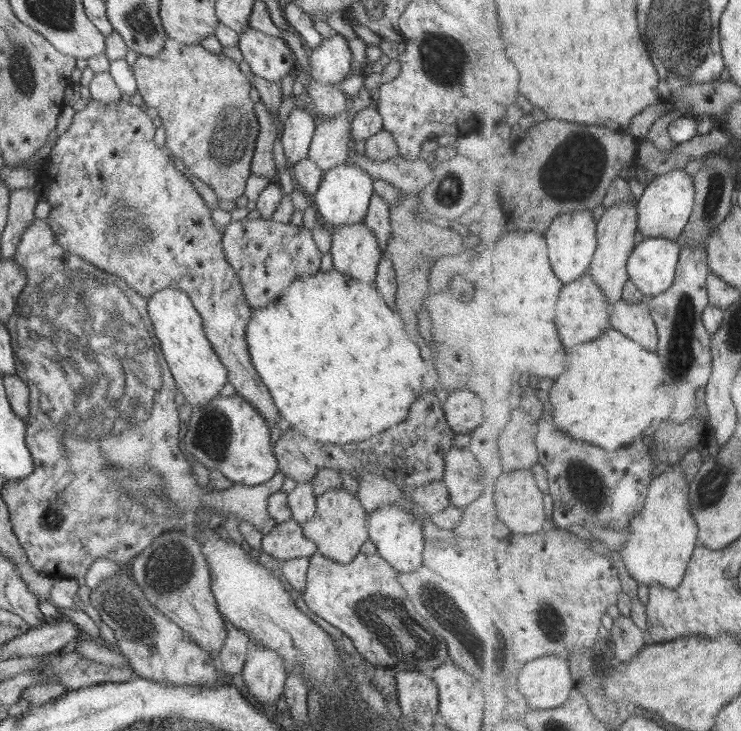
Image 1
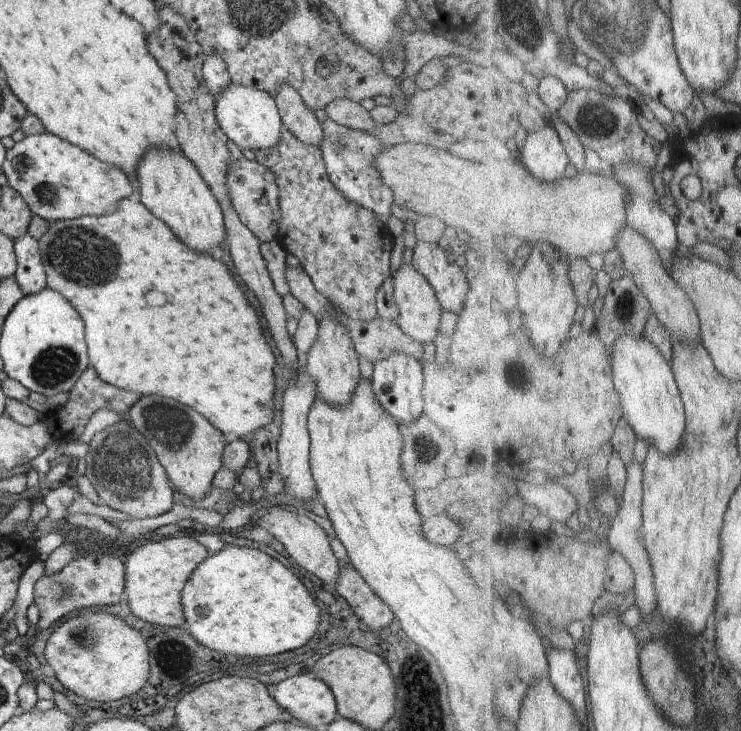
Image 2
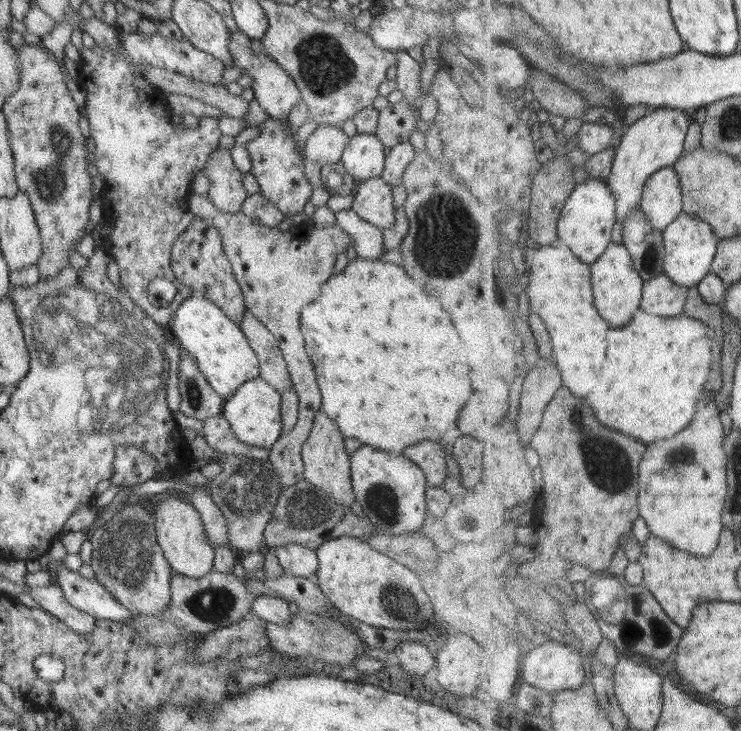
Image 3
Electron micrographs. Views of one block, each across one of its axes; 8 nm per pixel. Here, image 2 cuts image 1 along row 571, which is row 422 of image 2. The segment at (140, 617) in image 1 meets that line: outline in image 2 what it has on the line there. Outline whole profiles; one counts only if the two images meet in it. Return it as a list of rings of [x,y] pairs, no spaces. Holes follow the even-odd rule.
[[[129,419],[94,434],[85,460],[85,476],[92,483],[102,504],[138,520],[160,516],[172,508],[173,487],[164,466],[158,462],[154,448]]]

